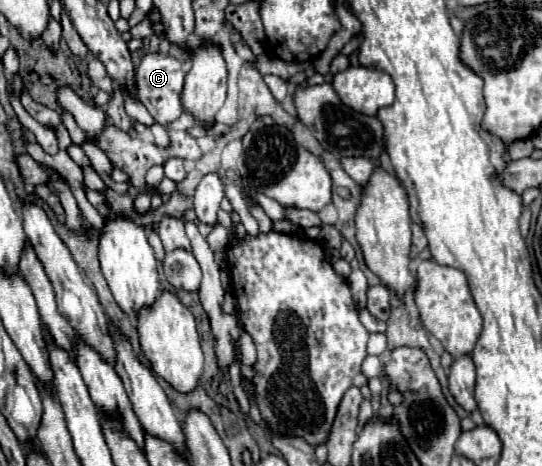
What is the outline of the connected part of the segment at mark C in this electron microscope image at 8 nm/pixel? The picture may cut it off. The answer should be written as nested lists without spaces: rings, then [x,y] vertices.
[[[147,54],[135,74],[135,94],[139,102],[149,110],[149,114],[155,118],[159,124],[171,124],[183,114],[183,104],[181,104],[181,90],[183,90],[183,68],[181,62],[165,56],[165,54]]]

